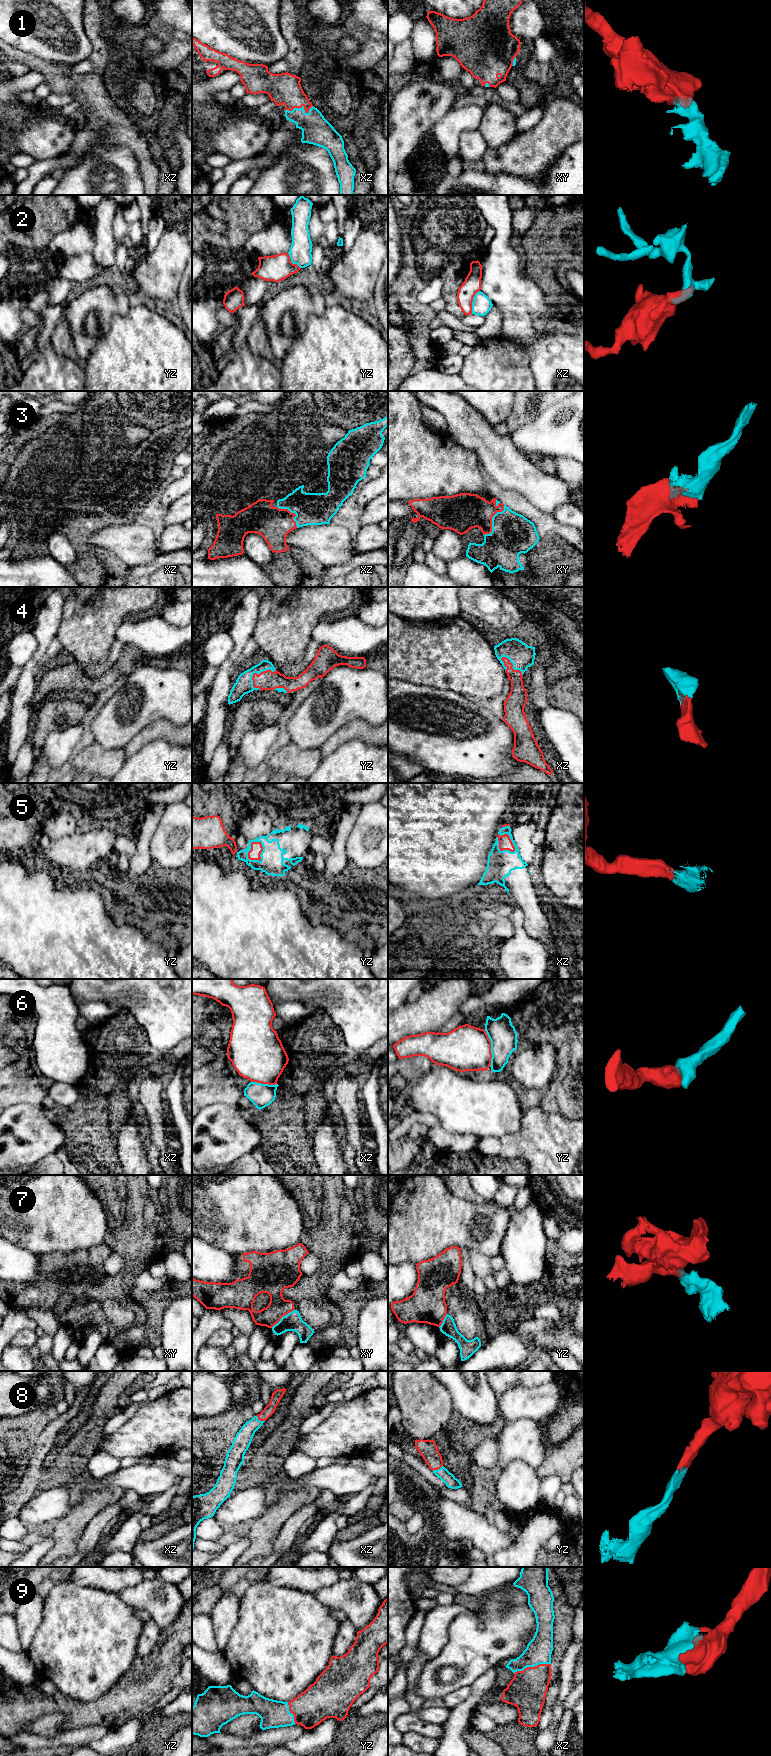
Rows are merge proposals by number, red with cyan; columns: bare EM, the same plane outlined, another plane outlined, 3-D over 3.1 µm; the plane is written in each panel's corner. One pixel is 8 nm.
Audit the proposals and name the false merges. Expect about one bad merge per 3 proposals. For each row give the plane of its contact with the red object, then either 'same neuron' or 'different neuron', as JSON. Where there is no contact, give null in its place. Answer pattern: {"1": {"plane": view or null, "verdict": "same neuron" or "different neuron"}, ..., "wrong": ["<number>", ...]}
{"1": {"plane": "xz", "verdict": "same neuron"}, "2": {"plane": "xz", "verdict": "different neuron"}, "3": {"plane": "xy", "verdict": "same neuron"}, "4": {"plane": "yz", "verdict": "same neuron"}, "5": {"plane": "yz", "verdict": "same neuron"}, "6": {"plane": "yz", "verdict": "different neuron"}, "7": {"plane": "xy", "verdict": "different neuron"}, "8": {"plane": "xz", "verdict": "same neuron"}, "9": {"plane": "xz", "verdict": "same neuron"}, "wrong": ["2", "6", "7"]}

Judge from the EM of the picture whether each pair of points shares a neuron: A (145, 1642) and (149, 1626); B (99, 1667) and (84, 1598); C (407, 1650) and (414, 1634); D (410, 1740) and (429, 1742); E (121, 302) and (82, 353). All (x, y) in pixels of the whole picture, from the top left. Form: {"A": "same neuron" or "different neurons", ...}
{"A": "same neuron", "B": "same neuron", "C": "same neuron", "D": "same neuron", "E": "same neuron"}

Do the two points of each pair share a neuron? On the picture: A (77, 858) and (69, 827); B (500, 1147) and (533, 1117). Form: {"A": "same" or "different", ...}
{"A": "different", "B": "same"}

